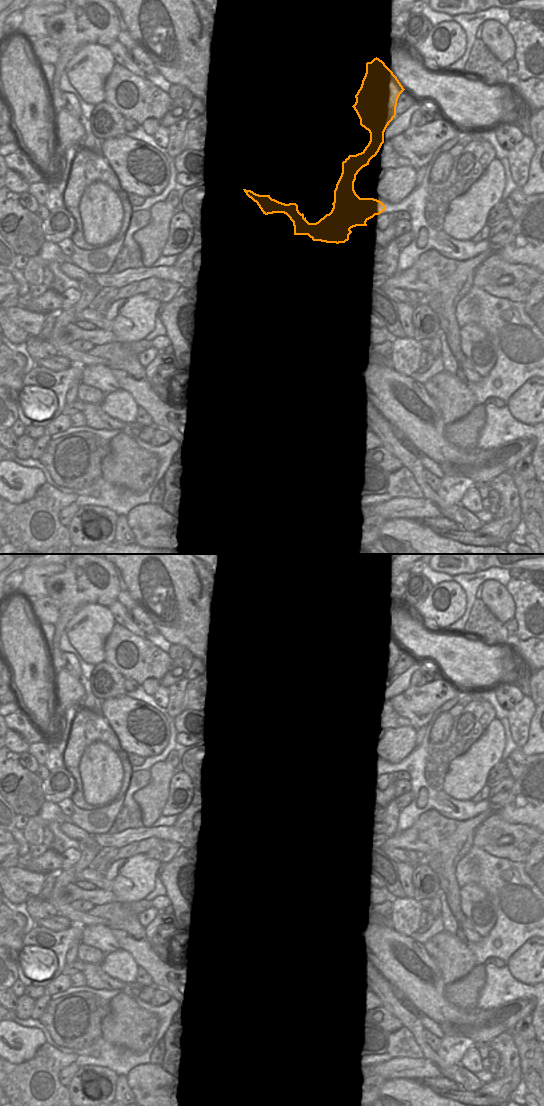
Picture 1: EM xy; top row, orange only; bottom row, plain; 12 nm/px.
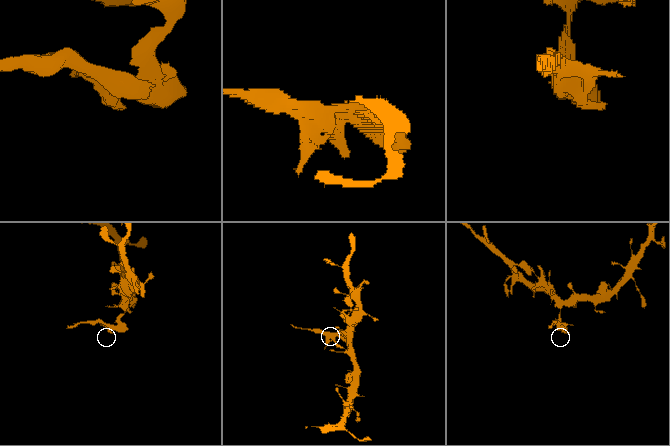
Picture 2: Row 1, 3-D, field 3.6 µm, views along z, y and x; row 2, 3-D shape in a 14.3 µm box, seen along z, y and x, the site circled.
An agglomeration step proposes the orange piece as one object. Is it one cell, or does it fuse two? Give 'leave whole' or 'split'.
split

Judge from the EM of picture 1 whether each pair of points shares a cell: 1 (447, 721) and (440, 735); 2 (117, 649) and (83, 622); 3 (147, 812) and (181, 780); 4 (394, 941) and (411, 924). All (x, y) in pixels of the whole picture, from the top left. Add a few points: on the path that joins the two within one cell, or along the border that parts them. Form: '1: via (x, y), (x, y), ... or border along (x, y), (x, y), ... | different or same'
1: via (444, 724), (440, 732) | same
2: border along (116, 623), (106, 640), (104, 660) | different
3: border along (175, 773), (169, 784), (168, 799), (160, 813) | different
4: border along (392, 928), (410, 936) | different

